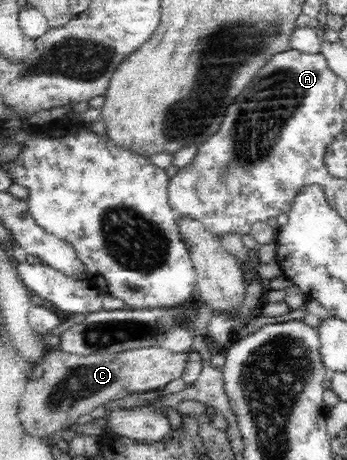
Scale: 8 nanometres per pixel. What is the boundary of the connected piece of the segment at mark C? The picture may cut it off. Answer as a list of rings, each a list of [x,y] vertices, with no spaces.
[[[159,345],[145,348],[122,350],[113,354],[69,354],[58,348],[50,348],[39,362],[43,368],[41,378],[29,378],[19,403],[19,420],[25,434],[33,437],[54,436],[59,430],[70,428],[78,419],[86,419],[89,414],[106,400],[146,390],[161,389],[171,380],[181,378],[189,362],[189,351],[183,353],[165,350]]]

